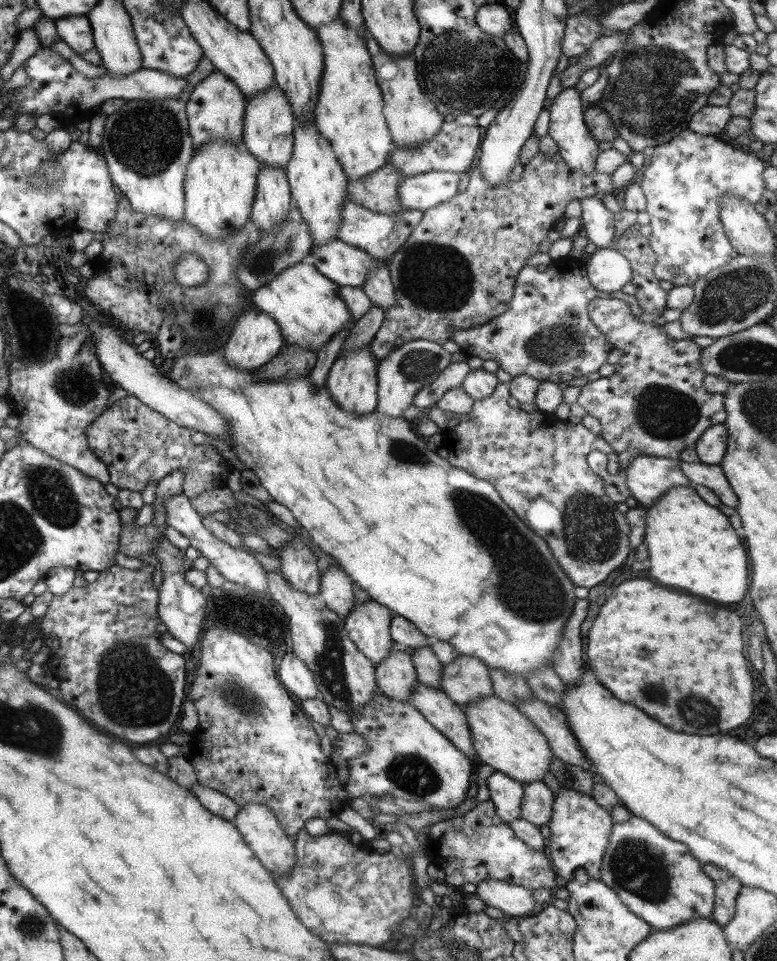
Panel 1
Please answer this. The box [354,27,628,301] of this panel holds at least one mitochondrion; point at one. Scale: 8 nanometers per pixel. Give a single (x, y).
(436, 62)

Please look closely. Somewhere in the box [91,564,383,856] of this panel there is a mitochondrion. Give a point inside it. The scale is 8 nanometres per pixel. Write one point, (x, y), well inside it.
(128, 693)

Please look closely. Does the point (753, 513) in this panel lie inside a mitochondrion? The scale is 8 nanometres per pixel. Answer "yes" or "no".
no

